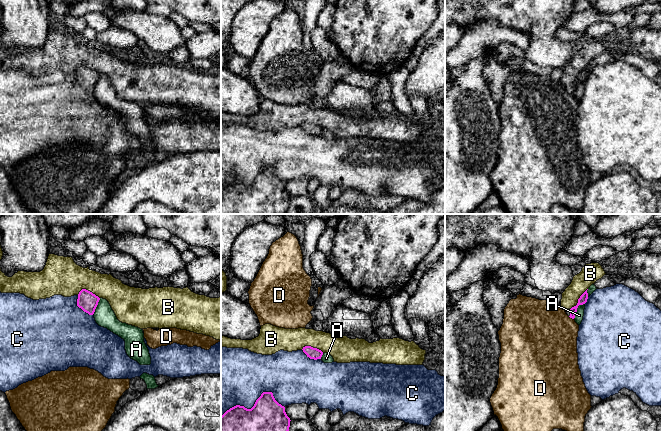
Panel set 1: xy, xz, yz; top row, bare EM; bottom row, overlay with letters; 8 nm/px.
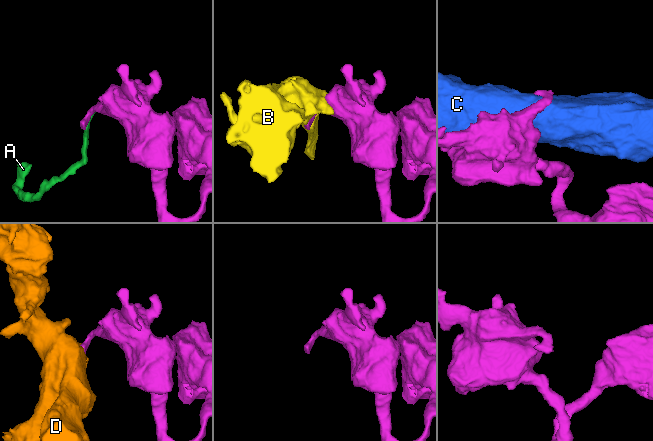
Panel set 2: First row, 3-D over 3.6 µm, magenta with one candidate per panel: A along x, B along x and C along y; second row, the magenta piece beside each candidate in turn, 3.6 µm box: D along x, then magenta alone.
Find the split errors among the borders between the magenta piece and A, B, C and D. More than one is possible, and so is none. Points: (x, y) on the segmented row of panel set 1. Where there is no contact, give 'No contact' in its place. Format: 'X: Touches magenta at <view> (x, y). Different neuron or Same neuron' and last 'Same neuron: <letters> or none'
A: Touches magenta at yz (576, 309). Different neuron
B: Touches magenta at xy (87, 290). Different neuron
C: Touches magenta at xz (255, 403). Different neuron
D: Touches magenta at yz (571, 317). Different neuron
Same neuron: none

